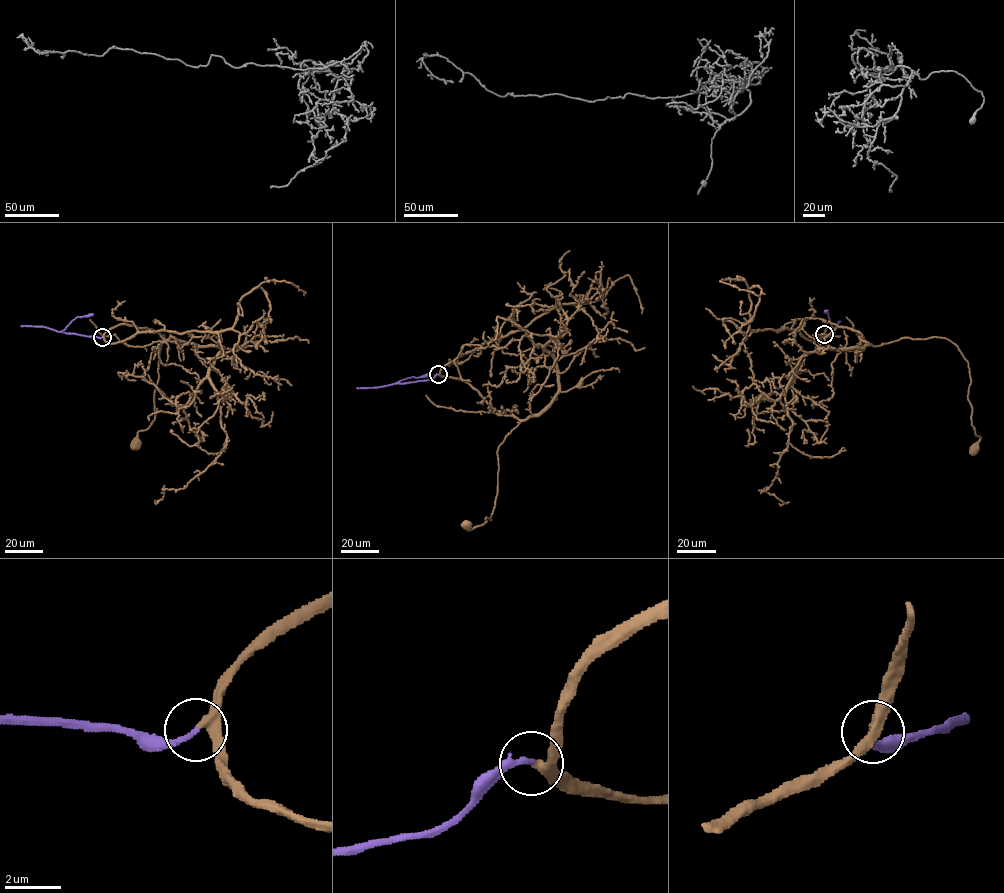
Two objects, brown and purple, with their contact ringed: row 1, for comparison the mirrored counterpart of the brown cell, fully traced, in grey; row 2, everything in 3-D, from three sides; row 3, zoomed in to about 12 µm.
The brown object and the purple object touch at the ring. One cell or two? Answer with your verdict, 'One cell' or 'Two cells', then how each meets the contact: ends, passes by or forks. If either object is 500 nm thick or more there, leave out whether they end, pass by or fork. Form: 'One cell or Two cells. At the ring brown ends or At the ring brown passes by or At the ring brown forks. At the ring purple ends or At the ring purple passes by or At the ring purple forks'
One cell. At the ring brown passes by. At the ring purple ends

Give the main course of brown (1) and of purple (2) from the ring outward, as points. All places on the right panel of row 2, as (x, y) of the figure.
1: (824, 334), (828, 322), (857, 330), (875, 346), (901, 338), (950, 340), (968, 363), (976, 449)
2: (824, 334), (830, 333), (840, 321)

